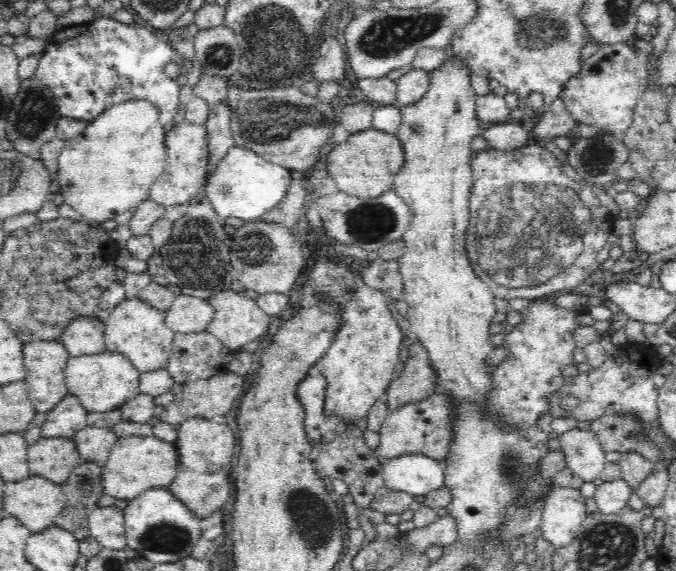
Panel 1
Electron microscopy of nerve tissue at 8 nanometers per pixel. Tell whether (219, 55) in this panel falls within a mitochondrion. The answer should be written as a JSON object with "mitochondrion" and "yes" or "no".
{"mitochondrion":"yes"}

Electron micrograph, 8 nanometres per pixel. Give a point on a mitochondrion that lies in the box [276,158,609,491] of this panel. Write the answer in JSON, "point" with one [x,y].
{"point":[536,269]}

